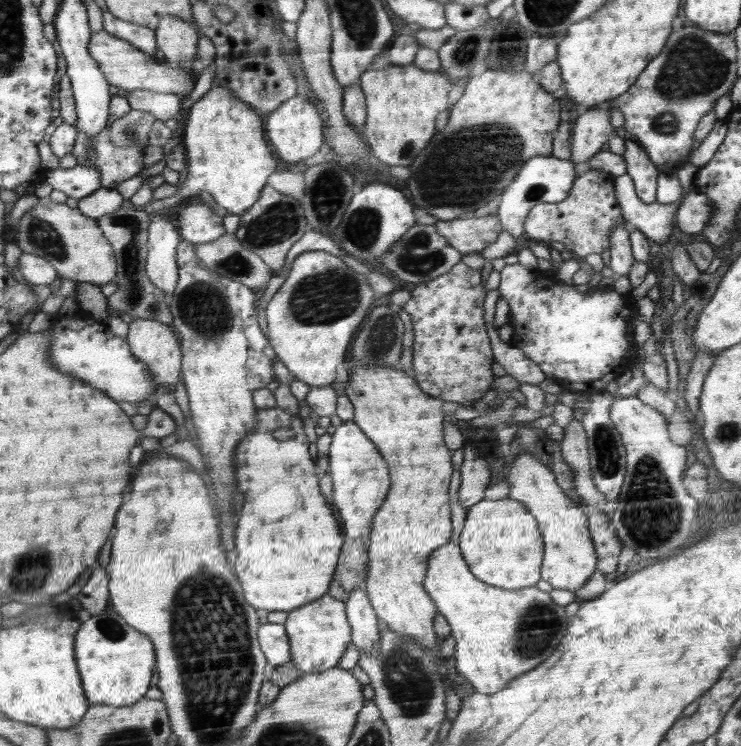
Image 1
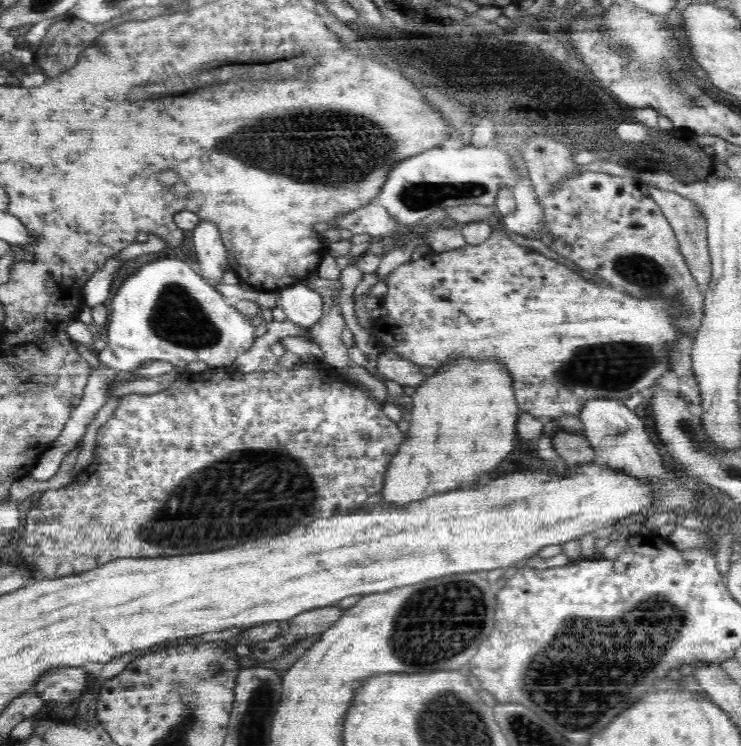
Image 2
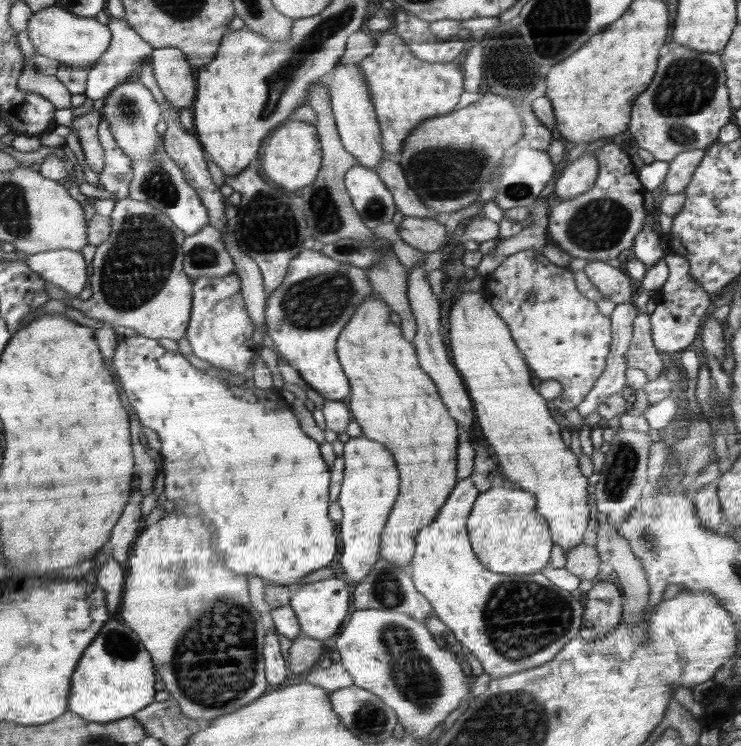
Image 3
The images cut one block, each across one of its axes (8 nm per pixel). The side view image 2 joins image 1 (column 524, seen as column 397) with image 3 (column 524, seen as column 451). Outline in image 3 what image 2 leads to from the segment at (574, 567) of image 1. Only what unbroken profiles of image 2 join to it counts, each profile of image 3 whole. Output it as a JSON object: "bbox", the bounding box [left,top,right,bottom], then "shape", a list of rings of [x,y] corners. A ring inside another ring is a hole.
{"bbox":[447,292,588,552],"shape":[[[466,292],[458,300],[454,300],[450,310],[450,336],[447,340],[452,362],[461,377],[467,394],[482,426],[486,440],[492,444],[498,462],[504,468],[505,478],[518,484],[522,490],[532,492],[538,499],[538,512],[543,515],[551,528],[552,538],[556,546],[566,552],[580,545],[588,528],[588,478],[580,474],[576,454],[562,442],[558,424],[552,420],[546,400],[532,388],[532,376],[528,372],[526,360],[522,352],[515,346],[511,338],[510,328],[502,319],[499,312],[485,296],[485,292]]]}

